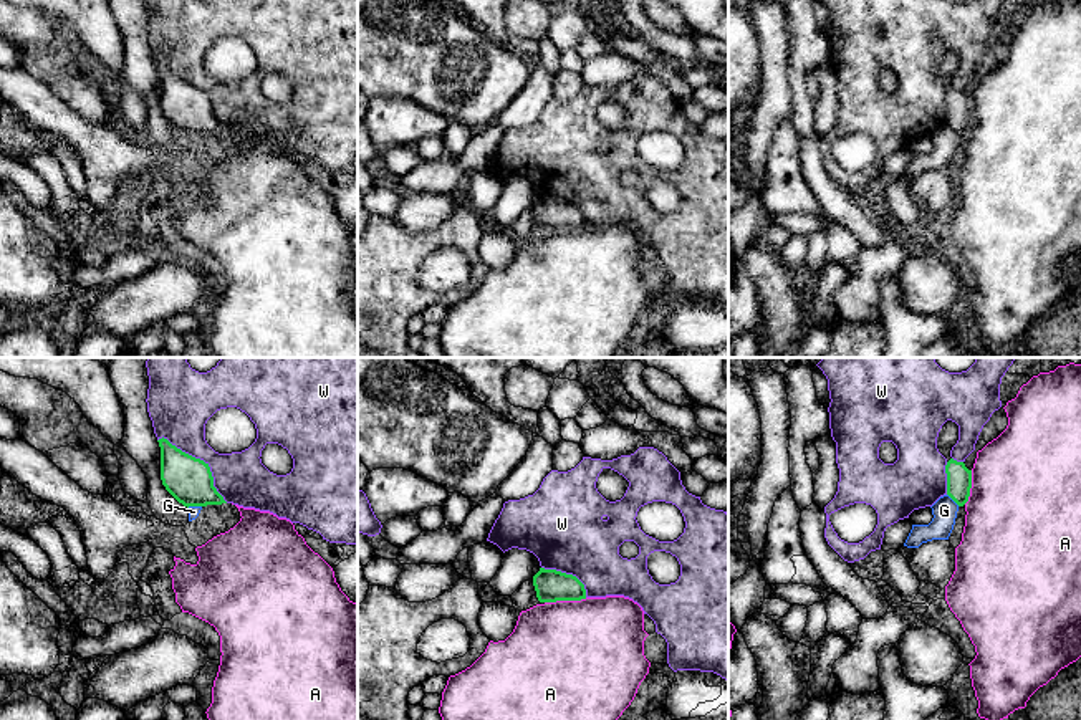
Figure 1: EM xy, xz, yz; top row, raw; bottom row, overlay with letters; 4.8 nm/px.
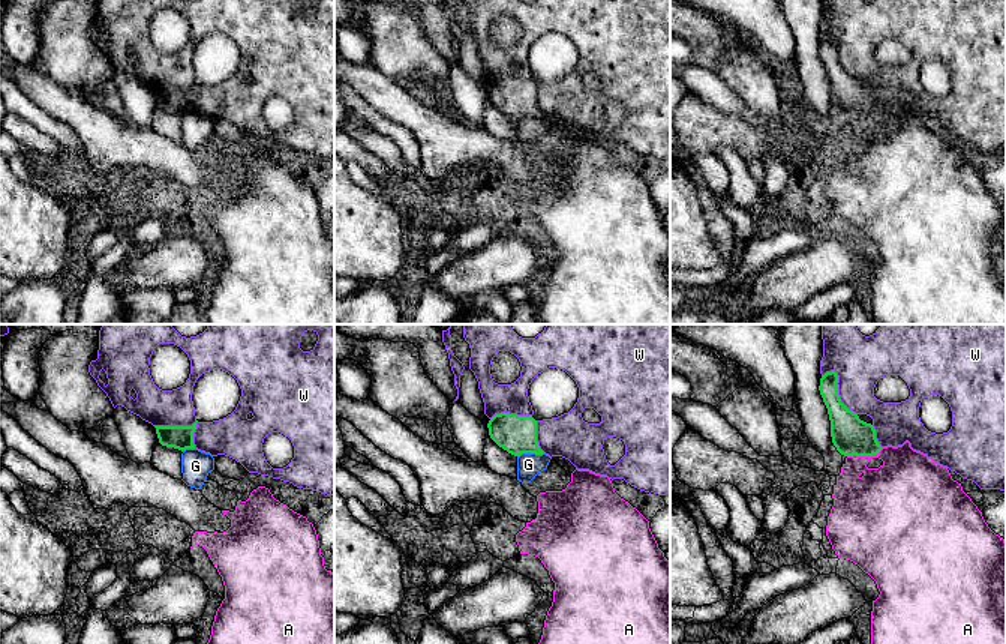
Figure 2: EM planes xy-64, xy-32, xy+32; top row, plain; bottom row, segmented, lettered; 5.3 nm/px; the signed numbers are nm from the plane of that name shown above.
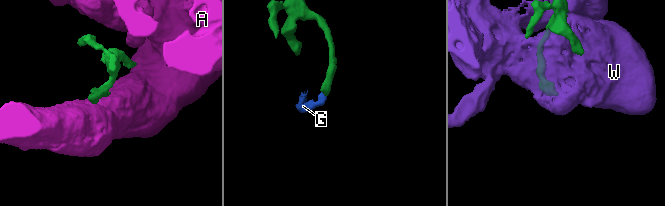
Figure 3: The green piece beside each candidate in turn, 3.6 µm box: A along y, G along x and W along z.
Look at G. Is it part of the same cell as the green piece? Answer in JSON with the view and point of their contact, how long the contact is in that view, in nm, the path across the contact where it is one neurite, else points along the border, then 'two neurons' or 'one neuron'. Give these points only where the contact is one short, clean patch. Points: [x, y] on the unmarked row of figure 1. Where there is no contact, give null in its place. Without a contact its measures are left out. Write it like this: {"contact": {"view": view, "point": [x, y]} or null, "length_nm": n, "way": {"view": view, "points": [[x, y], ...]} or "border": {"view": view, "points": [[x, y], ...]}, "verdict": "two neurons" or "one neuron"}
{"contact": {"view": "yz", "point": [954, 129]}, "length_nm": 90, "border": {"view": "yz", "points": [[947, 123], [959, 134]]}, "verdict": "two neurons"}

